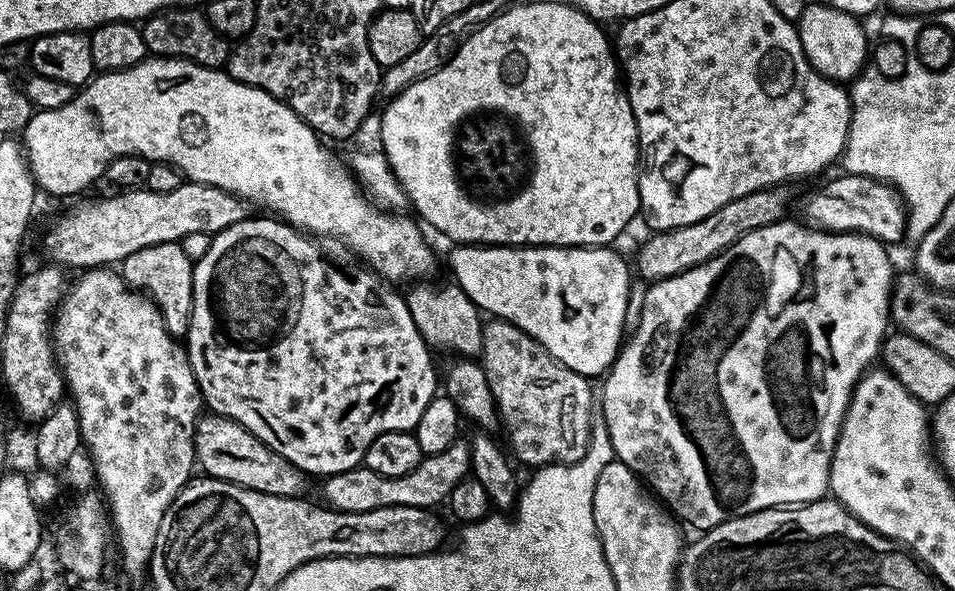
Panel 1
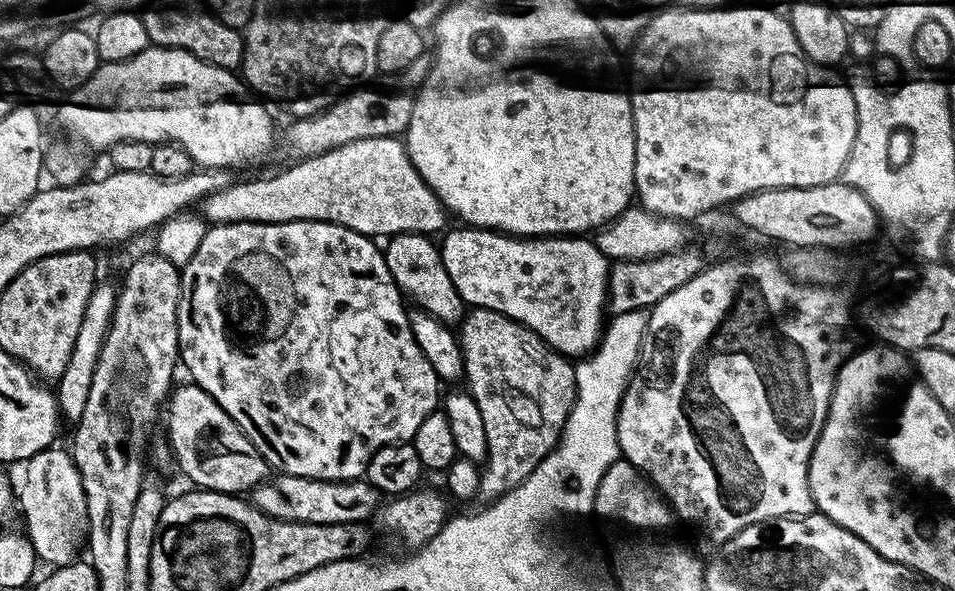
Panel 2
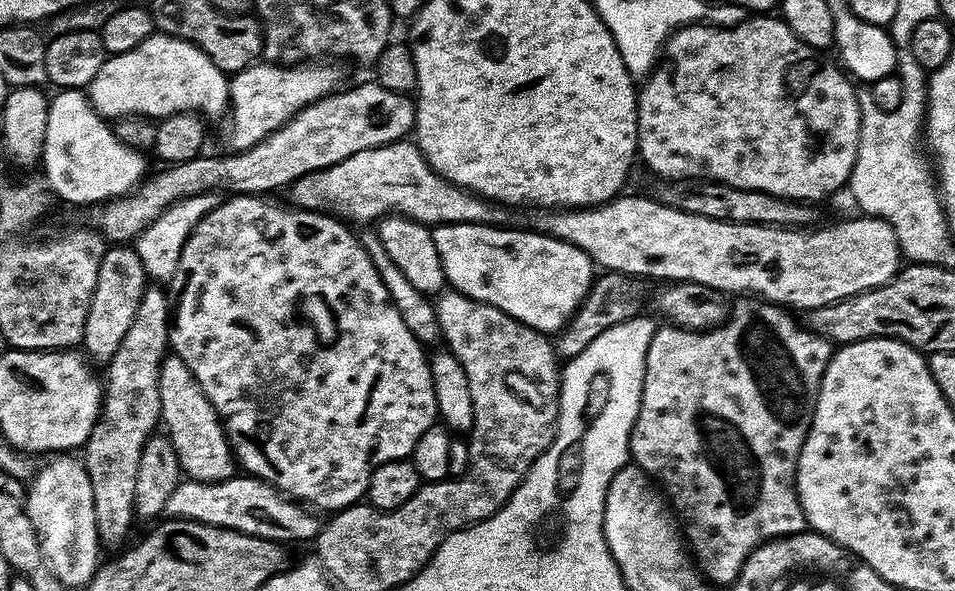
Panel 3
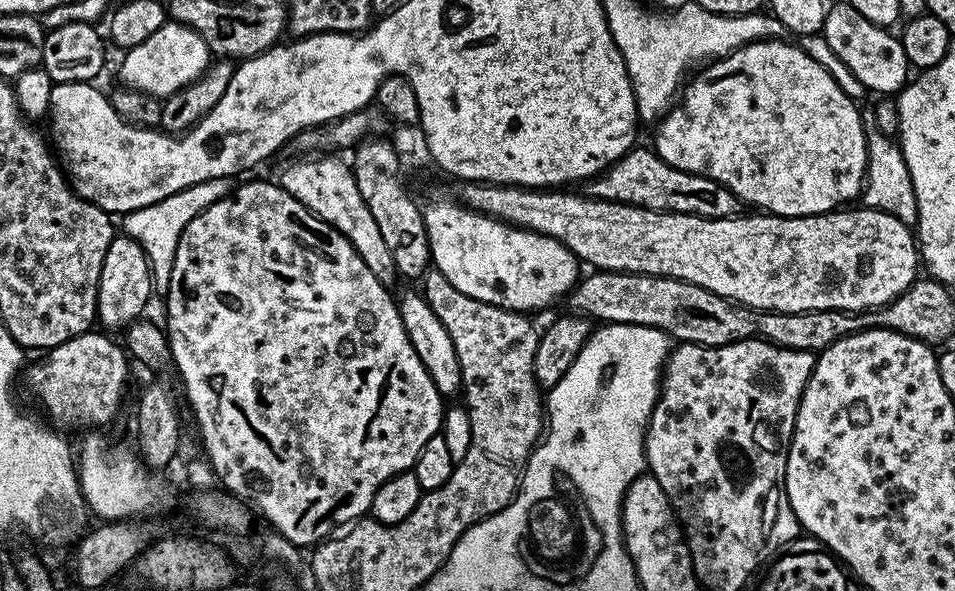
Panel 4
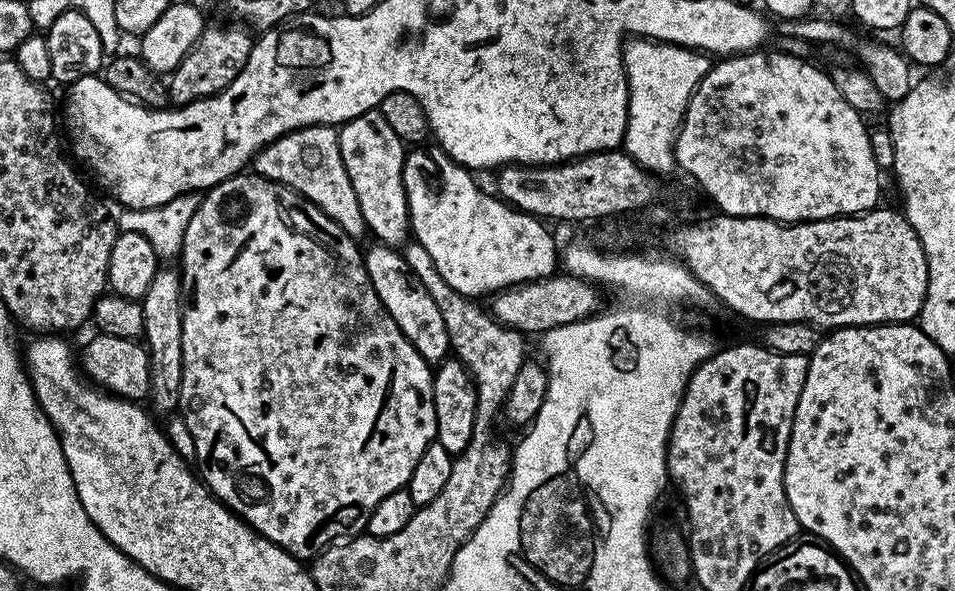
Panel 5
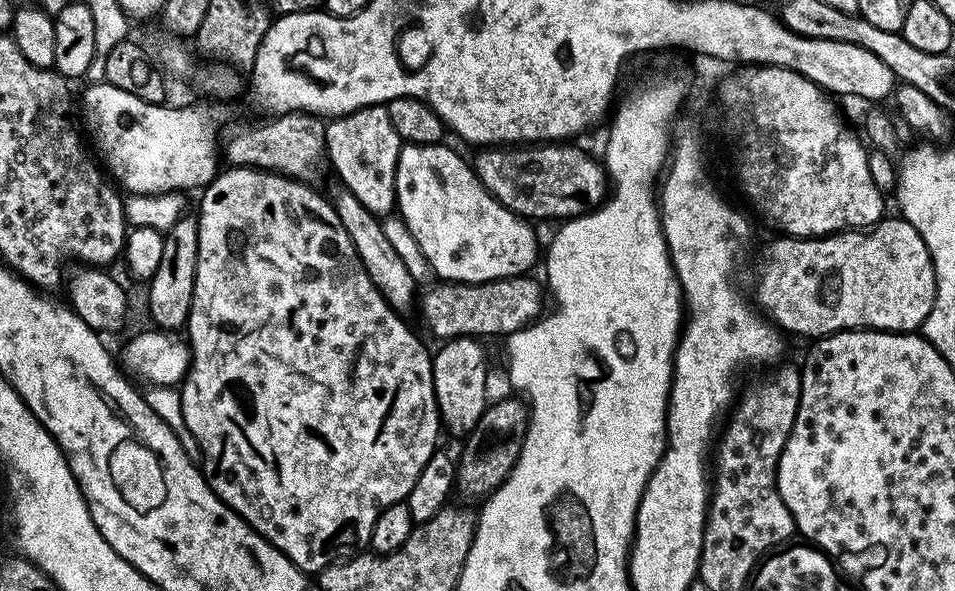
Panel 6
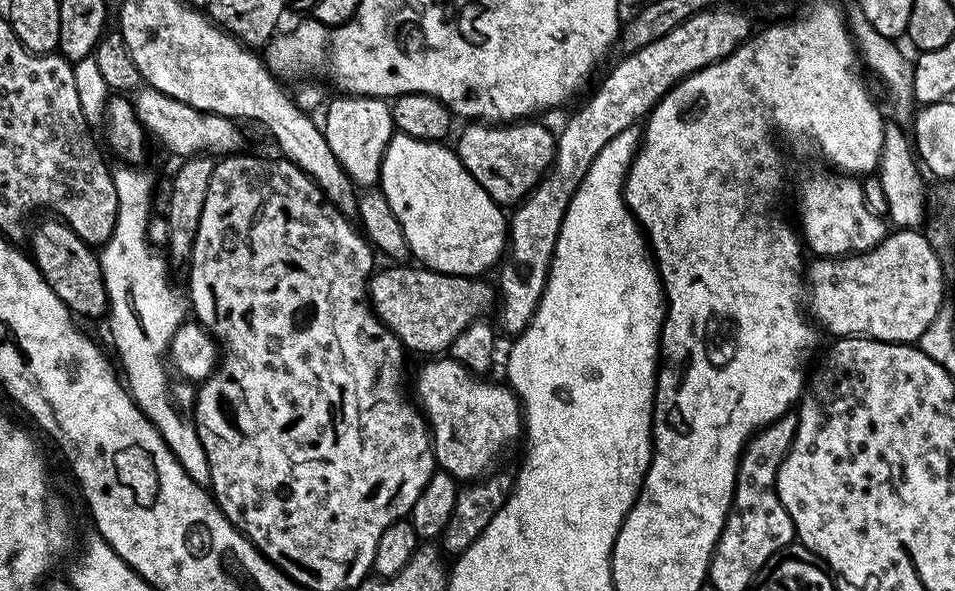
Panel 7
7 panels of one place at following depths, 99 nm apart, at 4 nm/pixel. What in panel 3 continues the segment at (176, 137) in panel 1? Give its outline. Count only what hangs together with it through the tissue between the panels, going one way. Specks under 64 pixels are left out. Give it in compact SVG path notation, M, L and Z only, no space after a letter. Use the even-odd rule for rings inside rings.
M153 34L146 38L134 50L126 50L126 54L109 55L104 61L102 70L88 85L86 95L92 101L92 107L105 118L121 116L146 116L163 118L173 116L176 112L196 112L205 118L211 116L223 117L230 108L230 80L201 48L196 48L190 42L179 40L173 36Z

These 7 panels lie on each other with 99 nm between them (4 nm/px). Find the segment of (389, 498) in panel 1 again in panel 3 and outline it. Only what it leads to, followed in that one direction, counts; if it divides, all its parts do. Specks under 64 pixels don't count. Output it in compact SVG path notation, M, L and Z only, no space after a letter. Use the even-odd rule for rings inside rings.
M236 474L221 482L198 482L189 478L182 480L166 502L164 516L201 521L203 524L218 525L220 528L237 529L244 534L277 542L285 542L284 540L312 542L322 527L322 520L319 520L321 517L315 511L279 492L257 476L247 474Z

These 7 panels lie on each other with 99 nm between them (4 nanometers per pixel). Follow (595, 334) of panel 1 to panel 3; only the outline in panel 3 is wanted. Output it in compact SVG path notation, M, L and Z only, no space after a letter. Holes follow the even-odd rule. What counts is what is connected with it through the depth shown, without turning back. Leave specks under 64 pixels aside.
M437 224L432 228L432 237L434 246L438 246L438 258L442 258L445 281L455 291L510 314L510 318L530 326L536 332L559 332L580 309L585 294L592 289L592 260L585 252L578 250L578 246L553 236L544 236L531 230L491 228L481 224Z

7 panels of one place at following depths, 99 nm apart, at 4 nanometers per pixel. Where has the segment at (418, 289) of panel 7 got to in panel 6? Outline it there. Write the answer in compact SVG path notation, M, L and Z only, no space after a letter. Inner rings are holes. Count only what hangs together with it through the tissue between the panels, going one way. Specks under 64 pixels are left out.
M525 274L498 278L481 284L453 284L436 282L428 293L418 300L418 312L424 324L437 336L437 341L454 340L457 336L501 336L507 338L512 333L528 327L533 320L539 320L545 311L546 288L535 280L535 275Z

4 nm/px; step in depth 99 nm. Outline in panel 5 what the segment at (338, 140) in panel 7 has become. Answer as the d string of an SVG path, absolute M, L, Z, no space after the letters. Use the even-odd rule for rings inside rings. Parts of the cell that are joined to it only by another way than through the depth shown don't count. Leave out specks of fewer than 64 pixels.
M369 110L353 120L346 120L338 128L340 134L340 149L342 162L346 166L346 174L350 174L350 182L354 186L354 194L358 194L358 206L362 206L364 227L373 232L375 239L389 246L403 246L410 240L410 225L408 222L408 199L404 189L404 157L406 145L394 134L394 129L382 118L378 110Z

